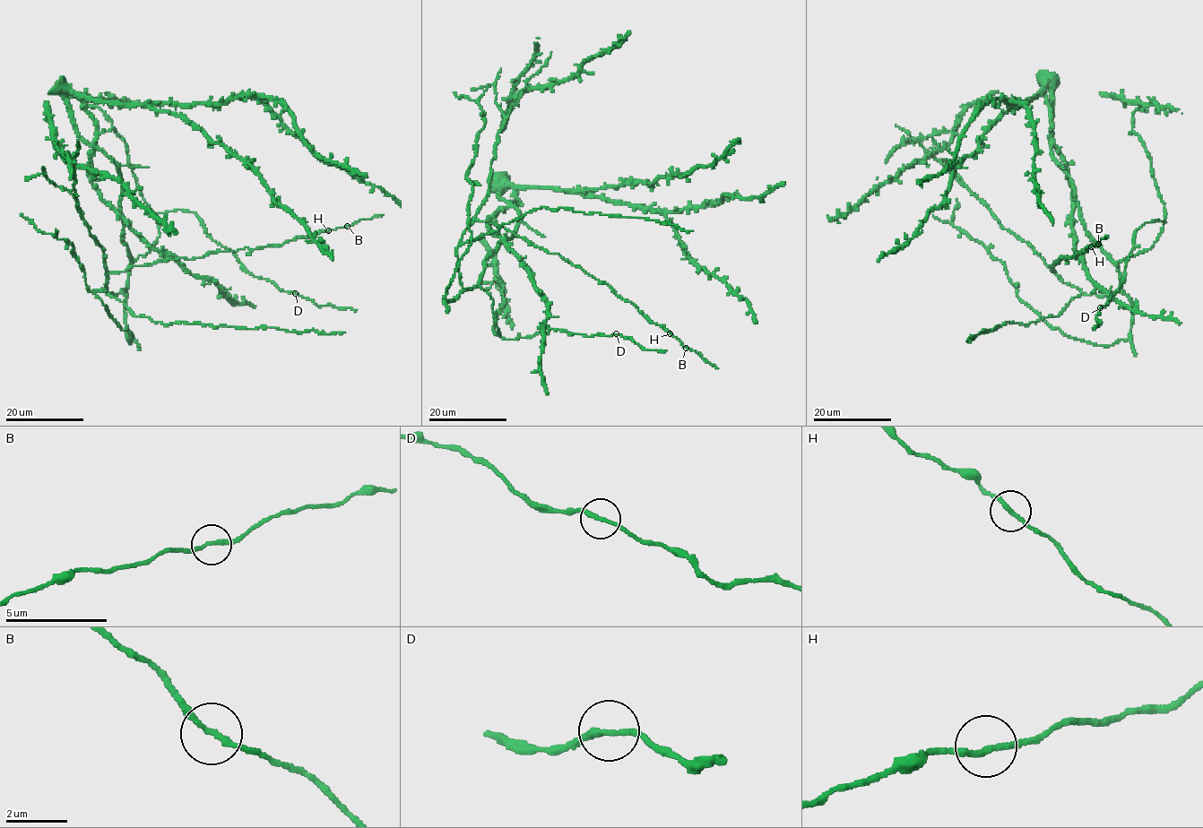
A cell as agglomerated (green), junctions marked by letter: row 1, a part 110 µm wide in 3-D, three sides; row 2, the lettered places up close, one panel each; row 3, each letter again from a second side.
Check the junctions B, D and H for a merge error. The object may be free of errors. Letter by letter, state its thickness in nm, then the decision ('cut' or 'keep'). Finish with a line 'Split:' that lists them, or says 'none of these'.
B: 190 nm | keep
D: 180 nm | keep
H: 190 nm | keep
Split: none of these

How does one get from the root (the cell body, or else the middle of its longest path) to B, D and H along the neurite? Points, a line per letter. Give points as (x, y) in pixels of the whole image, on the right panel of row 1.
B: (1078, 215), (1086, 234), (1117, 268), (1120, 290), (1084, 294), (1051, 271), (1060, 257), (1075, 257), (1098, 244)
D: (1078, 215), (1086, 234), (1118, 264), (1149, 250), (1164, 221), (1147, 222), (1135, 231), (1123, 280), (1100, 307)
H: (1078, 215), (1086, 234), (1117, 268), (1120, 291), (1084, 294), (1051, 271), (1060, 257), (1075, 257), (1091, 246)

